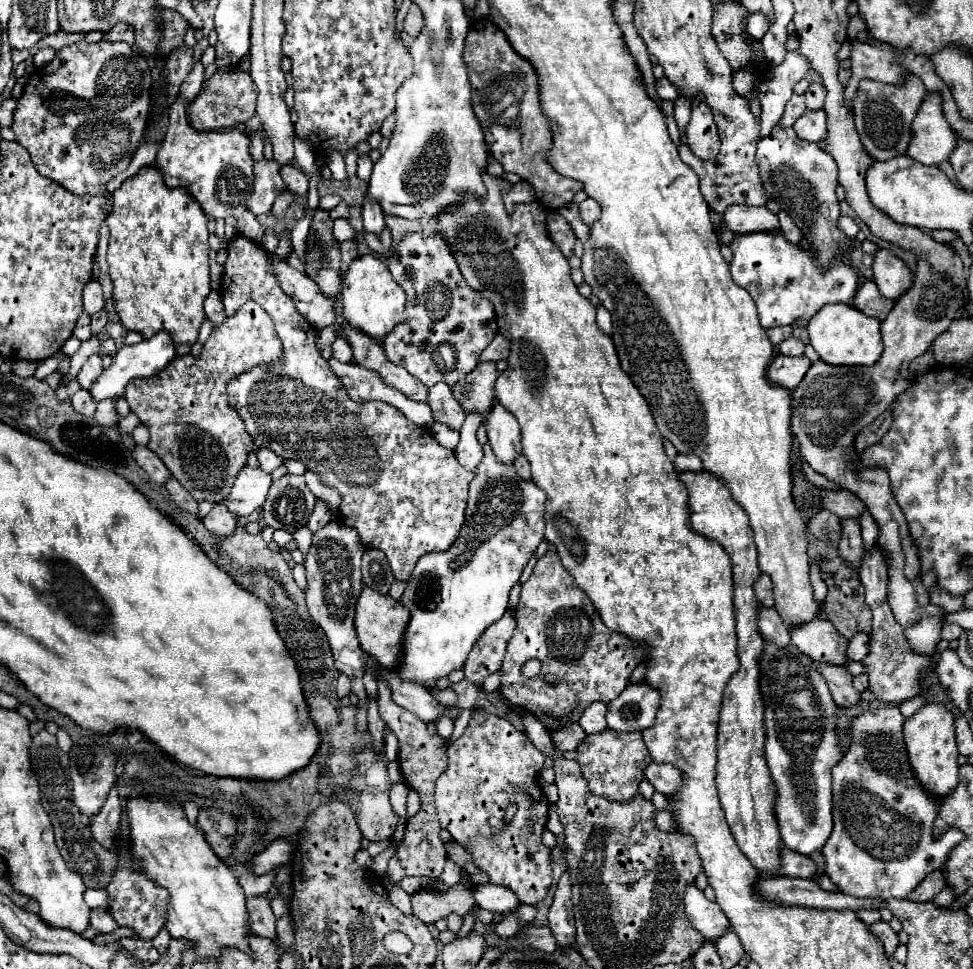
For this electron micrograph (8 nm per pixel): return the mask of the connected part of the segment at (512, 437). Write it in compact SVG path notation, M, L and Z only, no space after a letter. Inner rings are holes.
M495 398L483 424L497 460L513 464L517 454L521 454L521 432L517 418Z

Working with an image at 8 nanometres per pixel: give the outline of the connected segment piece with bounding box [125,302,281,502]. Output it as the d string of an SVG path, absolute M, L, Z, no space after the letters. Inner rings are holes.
M247 302L231 318L227 318L225 324L213 328L209 340L203 344L203 352L199 358L191 354L175 358L173 362L169 362L169 366L165 366L163 374L129 382L125 398L131 406L131 412L135 412L141 424L145 424L151 432L151 440L147 446L165 462L171 476L175 476L197 502L225 500L239 470L247 464L247 454L255 450L253 440L249 438L239 414L227 402L227 382L233 376L249 370L251 366L277 362L277 358L281 358L281 340L277 338L273 320L265 310L261 310L261 306L257 306L257 302Z

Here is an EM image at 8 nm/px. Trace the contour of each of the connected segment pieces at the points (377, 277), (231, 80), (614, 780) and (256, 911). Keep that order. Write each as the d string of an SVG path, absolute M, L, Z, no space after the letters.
M373 254L359 256L349 264L343 276L341 296L343 296L343 316L347 318L347 322L363 330L371 338L377 340L385 338L385 334L389 334L389 330L393 330L397 322L405 320L405 292L393 280L387 264Z
M217 68L217 72L207 78L199 90L199 94L187 106L187 118L193 130L211 132L221 128L233 128L237 124L245 124L255 114L255 98L257 88L247 72L239 68Z
M603 730L597 734L589 734L577 748L577 762L581 766L583 778L589 784L589 790L599 796L607 796L613 800L629 800L637 794L637 786L643 780L643 770L651 762L649 752L643 744L641 732L619 734L615 730Z
M263 896L247 898L247 908L249 908L249 916L251 916L251 930L257 936L277 938L277 934L275 934L275 916L271 912L269 900L265 900Z

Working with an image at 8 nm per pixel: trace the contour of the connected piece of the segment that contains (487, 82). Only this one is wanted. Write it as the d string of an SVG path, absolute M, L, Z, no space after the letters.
M491 20L479 22L469 30L463 58L469 68L473 110L485 132L485 142L493 158L503 166L505 172L513 172L521 180L529 182L537 200L547 208L557 210L569 204L571 198L581 190L581 184L557 174L543 158L543 152L547 152L551 146L551 130L549 120L541 116L535 70L529 66L529 62L523 62L515 50L511 50L509 40Z

